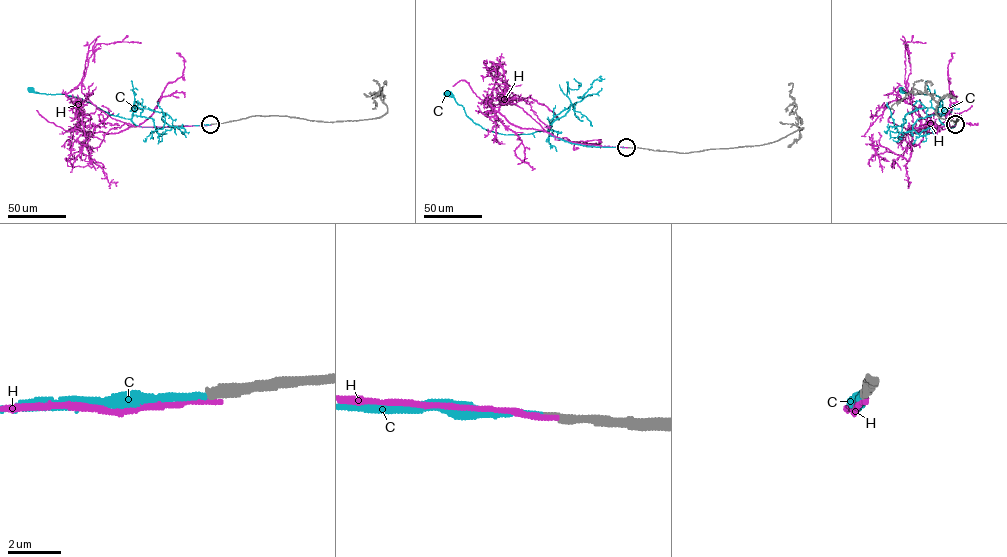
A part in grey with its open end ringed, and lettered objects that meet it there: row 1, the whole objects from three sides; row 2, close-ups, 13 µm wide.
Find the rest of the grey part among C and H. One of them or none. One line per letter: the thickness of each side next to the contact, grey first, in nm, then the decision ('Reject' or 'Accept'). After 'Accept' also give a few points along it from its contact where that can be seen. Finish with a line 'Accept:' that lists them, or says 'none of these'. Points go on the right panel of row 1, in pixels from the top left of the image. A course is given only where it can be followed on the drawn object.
C: Thickness 360 nm (grey) against 200 nm. Accept. Its course: (955, 124), (946, 127), (939, 119), (943, 102), (938, 96), (914, 94), (902, 89)
H: Thickness 400 nm (grey) against 220 nm. Reject
Accept: C

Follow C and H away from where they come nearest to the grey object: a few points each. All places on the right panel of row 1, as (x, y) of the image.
C: (955, 124), (946, 127), (939, 119), (943, 102), (938, 96), (914, 94), (902, 89)
H: (955, 124), (940, 126), (936, 133), (919, 130), (920, 115), (905, 86), (910, 66), (903, 36)

